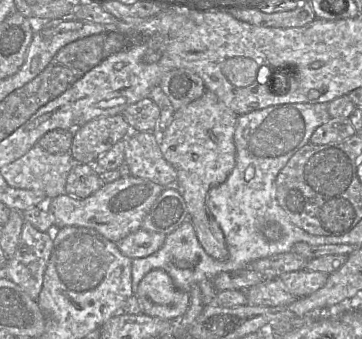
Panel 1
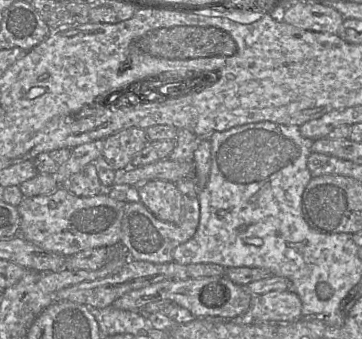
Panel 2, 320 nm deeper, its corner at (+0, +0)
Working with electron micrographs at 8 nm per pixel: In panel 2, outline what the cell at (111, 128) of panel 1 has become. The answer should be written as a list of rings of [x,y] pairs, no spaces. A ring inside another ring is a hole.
[[[131,127],[106,137],[101,159],[113,170],[122,172],[130,167],[133,157],[148,143],[146,131]]]

